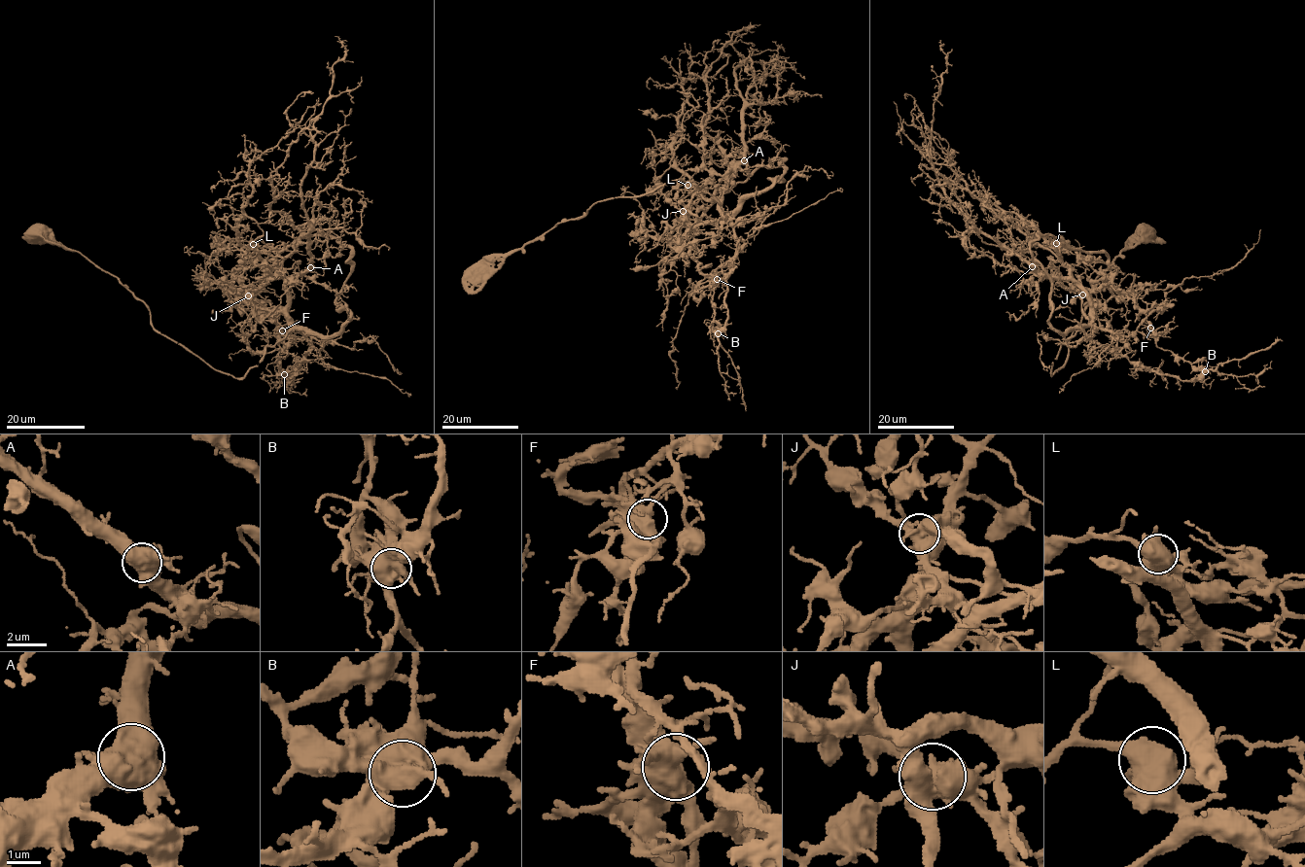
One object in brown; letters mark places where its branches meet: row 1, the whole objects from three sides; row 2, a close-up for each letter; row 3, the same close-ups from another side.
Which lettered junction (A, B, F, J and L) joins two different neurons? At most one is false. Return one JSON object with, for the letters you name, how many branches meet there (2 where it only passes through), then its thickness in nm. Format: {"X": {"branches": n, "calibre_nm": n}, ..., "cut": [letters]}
{"cut": []}

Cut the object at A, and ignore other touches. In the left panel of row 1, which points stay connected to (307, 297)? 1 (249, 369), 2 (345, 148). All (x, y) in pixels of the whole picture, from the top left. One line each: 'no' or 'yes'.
1: no
2: yes

